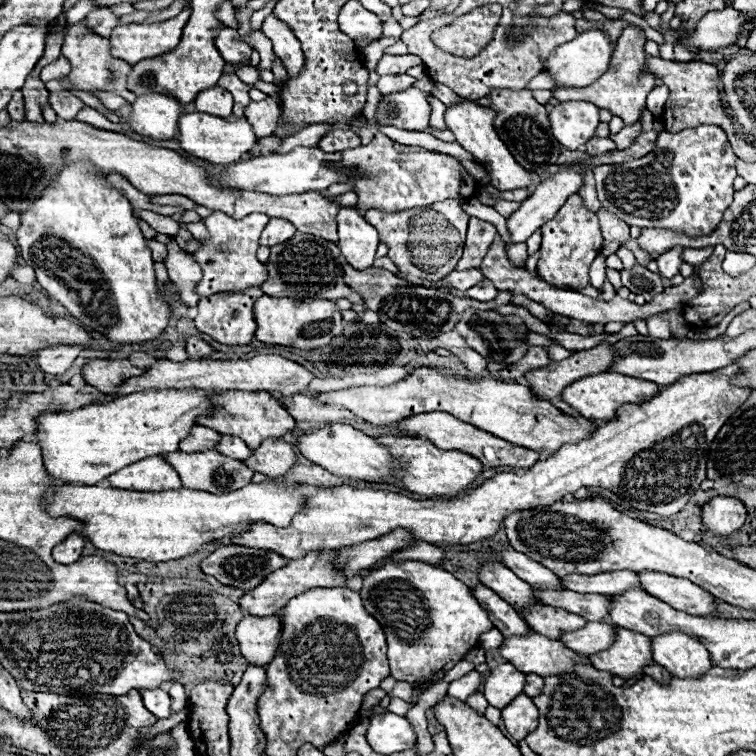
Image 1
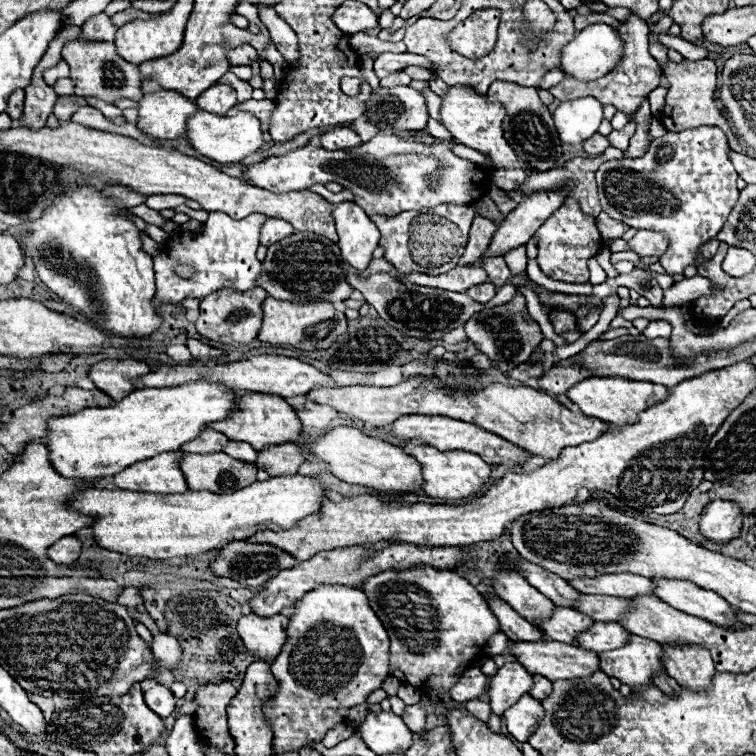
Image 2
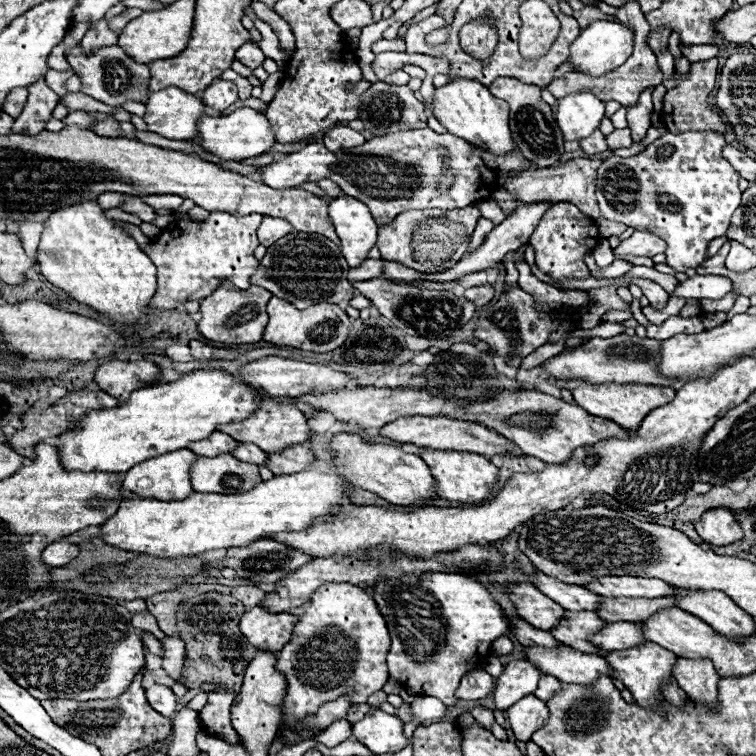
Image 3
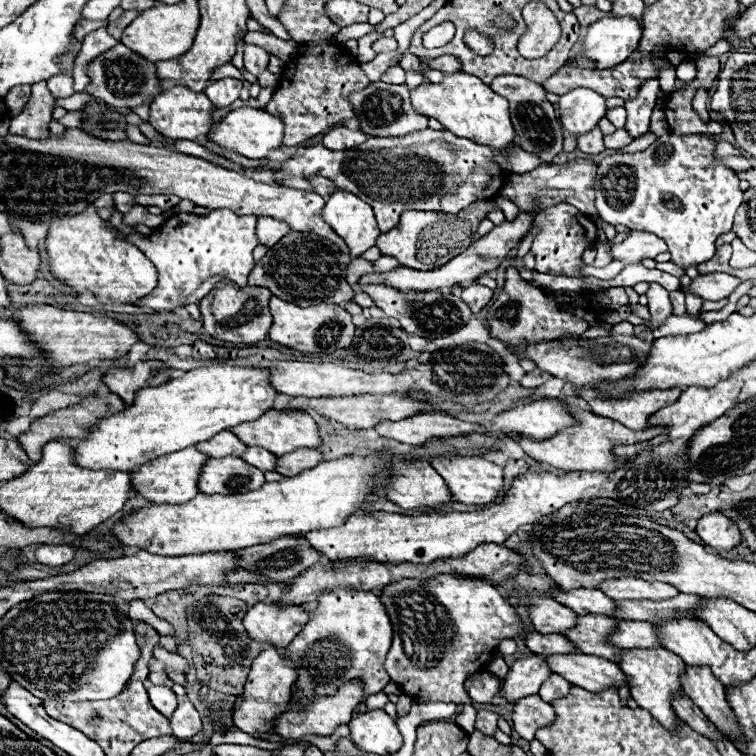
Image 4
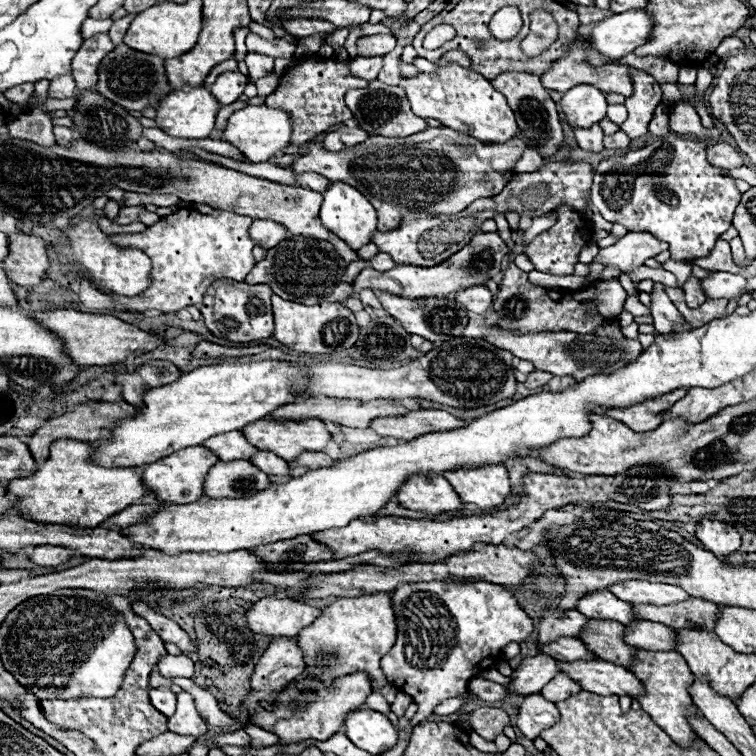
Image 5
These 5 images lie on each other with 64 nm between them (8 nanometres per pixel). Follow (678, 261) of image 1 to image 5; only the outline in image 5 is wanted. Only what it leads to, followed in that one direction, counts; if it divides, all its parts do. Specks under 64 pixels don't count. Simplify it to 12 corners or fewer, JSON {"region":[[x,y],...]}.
{"region":[[670,136],[598,164],[594,208],[708,256],[740,192],[706,142]]}

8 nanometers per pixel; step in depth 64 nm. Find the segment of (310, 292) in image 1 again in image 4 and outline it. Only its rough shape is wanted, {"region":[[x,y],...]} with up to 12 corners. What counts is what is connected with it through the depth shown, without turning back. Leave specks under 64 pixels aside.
{"region":[[286,234],[248,276],[302,308],[346,304],[346,256]]}

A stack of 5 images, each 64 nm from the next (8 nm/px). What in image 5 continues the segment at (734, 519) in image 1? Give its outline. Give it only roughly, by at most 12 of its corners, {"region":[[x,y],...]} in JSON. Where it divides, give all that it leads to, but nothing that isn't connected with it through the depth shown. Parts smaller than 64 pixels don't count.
{"region":[[720,520],[698,522],[696,538],[716,556],[742,546],[738,530]]}

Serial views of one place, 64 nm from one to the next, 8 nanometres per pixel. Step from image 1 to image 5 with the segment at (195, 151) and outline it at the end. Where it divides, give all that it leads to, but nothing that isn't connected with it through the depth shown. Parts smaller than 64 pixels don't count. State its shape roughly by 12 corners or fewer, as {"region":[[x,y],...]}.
{"region":[[246,106],[228,120],[222,140],[250,162],[290,146],[292,116]]}

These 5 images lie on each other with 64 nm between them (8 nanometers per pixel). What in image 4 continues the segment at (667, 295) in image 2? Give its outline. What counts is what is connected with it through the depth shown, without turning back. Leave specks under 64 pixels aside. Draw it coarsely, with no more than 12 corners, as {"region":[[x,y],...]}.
{"region":[[724,272],[702,274],[690,292],[704,300],[728,298],[742,280]]}

